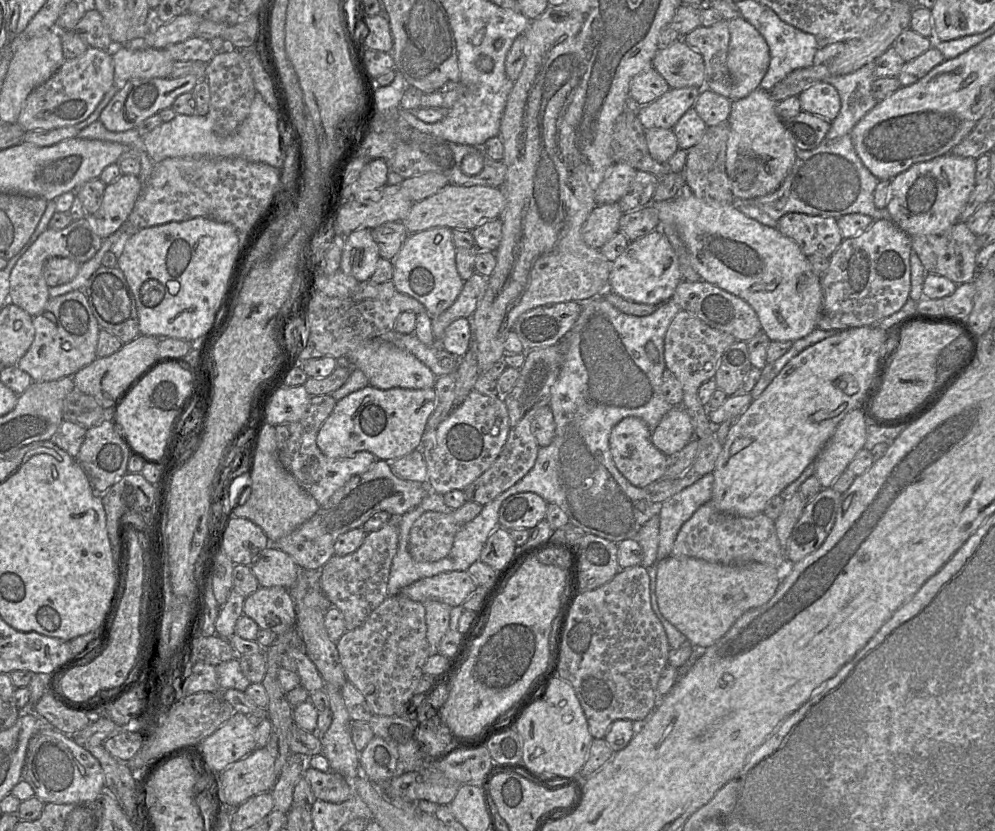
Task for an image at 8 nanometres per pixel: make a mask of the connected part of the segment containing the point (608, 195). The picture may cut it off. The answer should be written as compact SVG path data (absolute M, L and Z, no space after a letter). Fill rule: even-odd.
M625 162L614 163L596 191L596 204L617 203L629 191L637 171Z

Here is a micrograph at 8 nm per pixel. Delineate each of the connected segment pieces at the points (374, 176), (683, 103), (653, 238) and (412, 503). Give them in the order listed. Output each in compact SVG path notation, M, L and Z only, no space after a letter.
M373 159L362 169L358 179L351 184L354 199L363 204L372 204L381 198L381 189L386 185L388 175L384 159Z
M695 86L670 88L651 103L637 107L637 114L644 129L672 129L694 106L700 91L701 89Z
M661 229L631 241L613 262L608 288L623 298L641 304L659 306L668 301L682 281L677 255Z
M379 459L364 473L352 476L309 520L271 544L289 554L300 569L319 571L334 555L334 544L341 534L362 527L378 511L403 515L419 505L427 493L428 483L402 479L393 473L390 463Z

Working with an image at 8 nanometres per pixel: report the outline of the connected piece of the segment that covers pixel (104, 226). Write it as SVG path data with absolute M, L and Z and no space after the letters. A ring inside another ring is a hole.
M121 173L118 179L106 185L99 209L93 215L86 214L102 239L115 233L127 220L140 192L141 181L135 175Z

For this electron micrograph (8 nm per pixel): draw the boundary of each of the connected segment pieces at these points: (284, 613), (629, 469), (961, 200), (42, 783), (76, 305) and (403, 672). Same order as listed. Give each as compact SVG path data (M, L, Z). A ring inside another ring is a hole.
M274 586L260 587L256 592L245 598L243 614L253 619L260 629L267 629L276 635L284 634L294 628L296 623L295 604L290 595L289 589Z
M637 417L622 419L611 431L610 452L616 468L635 487L644 488L650 483L662 479L667 468L667 457L652 443L652 432Z
M952 153L913 164L896 175L890 183L890 199L886 209L890 219L909 236L941 234L960 220L976 180L976 159Z
M46 724L29 741L21 779L27 782L34 791L35 797L44 804L71 804L100 799L104 790L104 773L99 761L84 747L78 745L68 736L50 724Z
M80 290L49 299L44 310L52 313L55 320L48 320L42 313L33 317L35 328L33 343L16 366L28 373L33 382L73 377L97 358L96 347L100 326L92 313L86 295Z
M401 594L388 595L362 625L346 631L336 642L336 647L347 680L362 693L373 714L399 715L401 708L415 695L423 676L423 666L430 656L424 604Z

